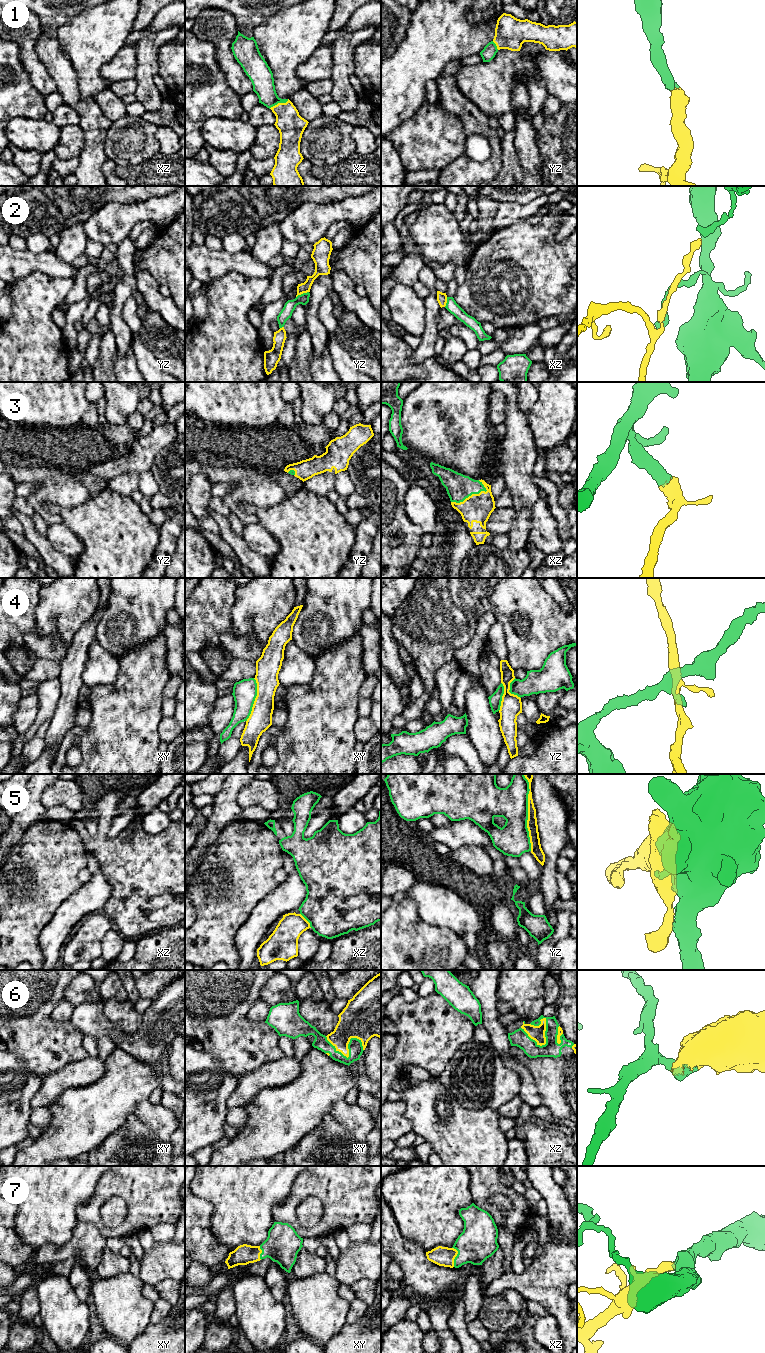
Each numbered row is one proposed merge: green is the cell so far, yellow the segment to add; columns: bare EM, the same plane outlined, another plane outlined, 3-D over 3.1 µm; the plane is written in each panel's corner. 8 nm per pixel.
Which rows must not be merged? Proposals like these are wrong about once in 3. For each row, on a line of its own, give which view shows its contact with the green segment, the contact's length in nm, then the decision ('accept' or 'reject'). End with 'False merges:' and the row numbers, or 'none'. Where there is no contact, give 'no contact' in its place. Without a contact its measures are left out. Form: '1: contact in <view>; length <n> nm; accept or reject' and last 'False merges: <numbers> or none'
1: contact in xz; length 180 nm; accept
2: contact in yz; length 120 nm; reject
3: contact in xz; length 320 nm; accept
4: contact in xy; length 360 nm; reject
5: contact in yz; length 600 nm; reject
6: contact in xz; length 240 nm; accept
7: contact in xz; length 160 nm; accept
False merges: 2, 4, 5

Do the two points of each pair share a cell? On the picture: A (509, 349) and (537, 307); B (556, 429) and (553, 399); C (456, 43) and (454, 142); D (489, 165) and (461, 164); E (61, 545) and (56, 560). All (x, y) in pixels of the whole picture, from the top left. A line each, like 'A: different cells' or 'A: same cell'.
A: different cells
B: same cell
C: different cells
D: same cell
E: different cells

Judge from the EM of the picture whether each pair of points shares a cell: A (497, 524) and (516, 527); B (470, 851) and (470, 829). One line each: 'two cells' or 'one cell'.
A: two cells
B: two cells

